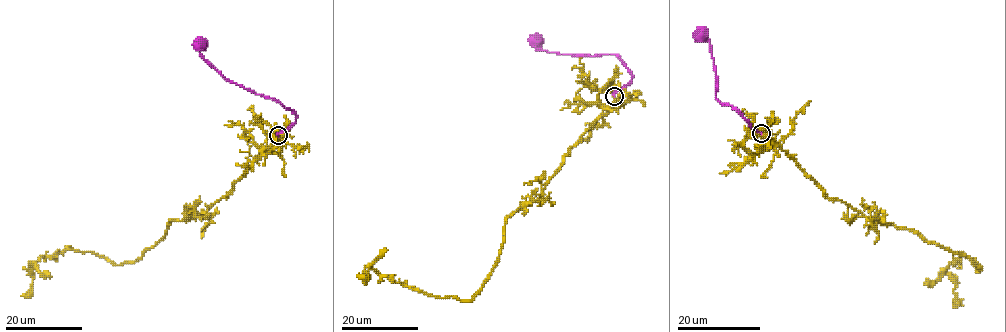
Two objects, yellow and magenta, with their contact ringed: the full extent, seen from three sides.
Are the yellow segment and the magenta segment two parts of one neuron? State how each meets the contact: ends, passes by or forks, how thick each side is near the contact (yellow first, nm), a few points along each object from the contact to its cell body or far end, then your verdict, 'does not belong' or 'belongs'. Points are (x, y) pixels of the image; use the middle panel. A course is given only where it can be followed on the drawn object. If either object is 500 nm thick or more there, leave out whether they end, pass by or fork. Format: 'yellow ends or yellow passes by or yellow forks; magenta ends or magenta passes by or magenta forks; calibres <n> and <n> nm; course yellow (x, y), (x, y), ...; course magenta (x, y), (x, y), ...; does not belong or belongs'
yellow passes by; magenta ends; calibres 200 and 260 nm; course yellow (615, 97), (569, 149), (542, 196), (506, 220), (497, 262), (472, 300), (438, 297), (373, 269), (357, 276); course magenta (615, 97), (614, 94), (631, 80), (632, 74), (615, 54), (561, 54), (536, 49), (537, 34); belongs

